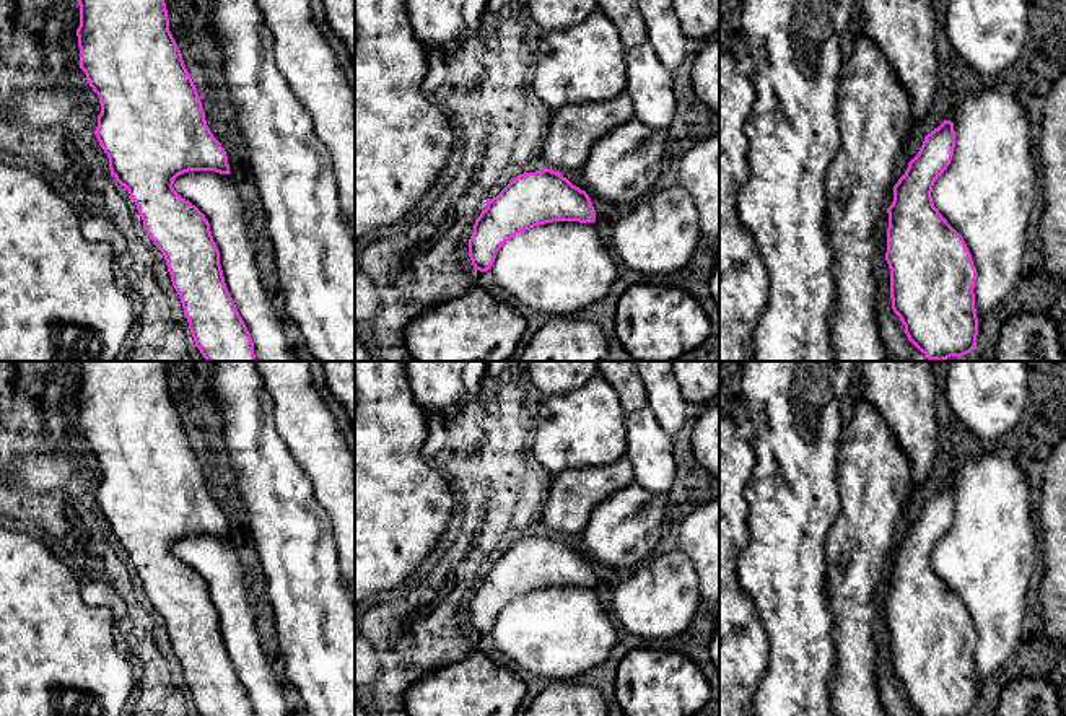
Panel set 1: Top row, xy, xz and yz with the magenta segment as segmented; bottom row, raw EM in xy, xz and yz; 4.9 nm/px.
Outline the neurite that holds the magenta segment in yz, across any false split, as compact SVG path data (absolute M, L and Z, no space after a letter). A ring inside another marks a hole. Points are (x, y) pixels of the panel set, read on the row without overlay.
M944 485L924 501L918 519L908 527L905 539L893 550L893 566L887 573L887 617L890 633L892 674L905 690L908 705L920 716L972 716L976 711L978 682L975 674L976 633L963 602L947 587L933 568L933 550L947 534L955 513L954 487Z

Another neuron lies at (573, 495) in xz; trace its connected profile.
M625 456L604 467L570 469L555 475L539 514L544 532L557 537L583 534L594 509L633 482L633 467Z

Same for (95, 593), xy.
M85 578L81 584L81 599L88 605L109 609L116 622L125 618L127 604L107 581Z

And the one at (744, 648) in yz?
M719 397L719 716L755 716L754 695L767 669L770 644L737 574L739 557L750 539L745 487L755 456L750 443L736 436L729 410L727 400Z

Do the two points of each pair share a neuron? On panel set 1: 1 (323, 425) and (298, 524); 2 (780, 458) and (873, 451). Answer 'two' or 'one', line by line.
1: two
2: two

